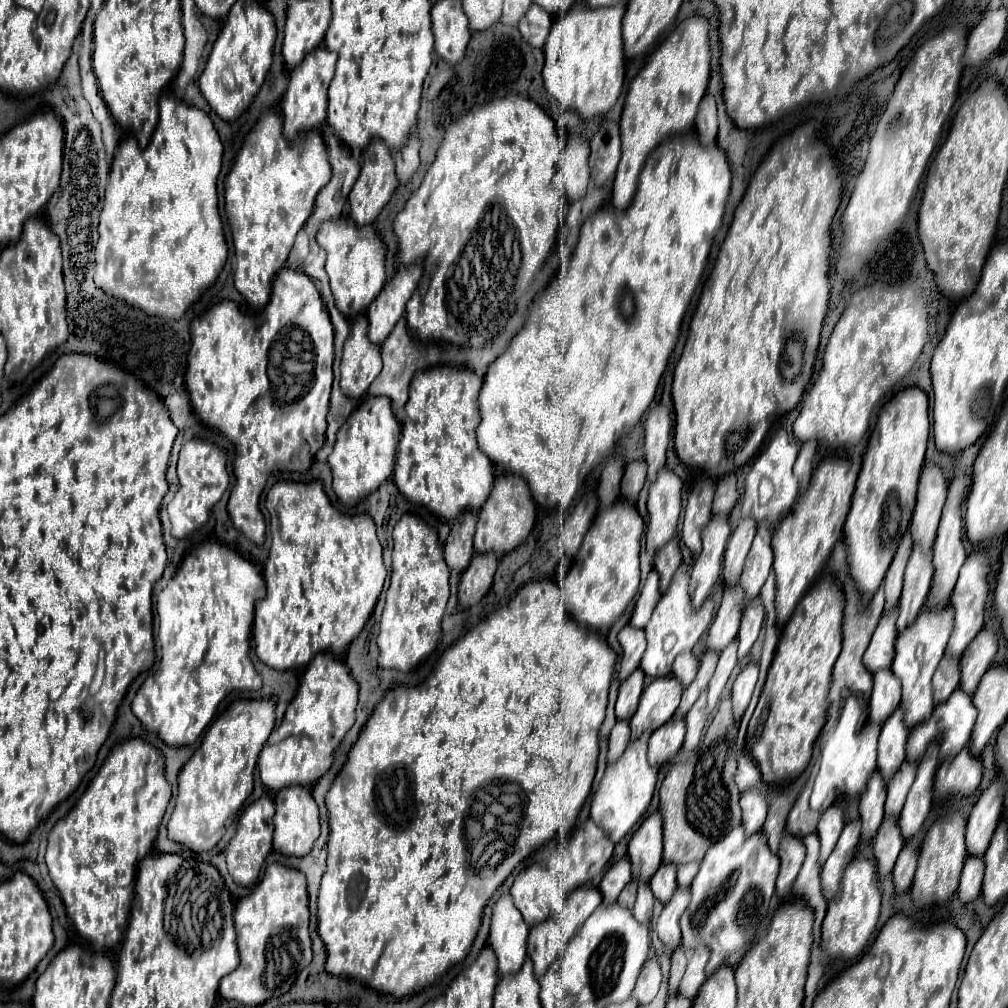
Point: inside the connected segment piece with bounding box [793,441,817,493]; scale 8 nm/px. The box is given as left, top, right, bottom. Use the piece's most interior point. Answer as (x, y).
(804, 465)

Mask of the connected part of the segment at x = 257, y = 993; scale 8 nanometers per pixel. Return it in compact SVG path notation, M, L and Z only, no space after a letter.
M279 863L267 865L259 885L235 907L233 919L241 963L221 979L219 995L223 999L255 1007L291 989L297 975L313 959L307 901L307 883L301 871Z

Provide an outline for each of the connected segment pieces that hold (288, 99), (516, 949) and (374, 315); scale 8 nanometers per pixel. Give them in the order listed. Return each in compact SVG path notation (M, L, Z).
M317 47L311 51L303 63L299 63L291 75L289 85L281 101L281 115L283 115L283 133L287 139L293 139L299 131L309 131L313 127L321 127L327 117L327 87L333 79L337 55L333 51L325 51L325 47Z
M501 895L493 905L489 933L489 945L497 955L501 975L519 971L519 967L523 965L527 953L527 935L529 927L527 923L523 923L523 917L513 905L511 895Z
M411 263L401 267L395 277L383 287L383 291L375 297L375 301L367 309L369 319L369 339L373 343L381 343L399 317L405 313L405 305L411 299L419 279L423 277L423 263Z

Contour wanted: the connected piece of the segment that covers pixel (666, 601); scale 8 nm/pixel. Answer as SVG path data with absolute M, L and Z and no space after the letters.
M681 565L679 571L675 573L675 579L671 581L671 587L663 593L661 601L657 603L657 607L645 627L647 649L641 659L641 669L643 669L645 677L651 677L651 679L667 677L671 673L673 659L683 651L691 651L693 645L697 643L697 639L703 635L705 629L701 629L701 627L705 627L703 619L699 619L699 611L695 611L691 607L691 599L689 599L689 571L685 565Z

